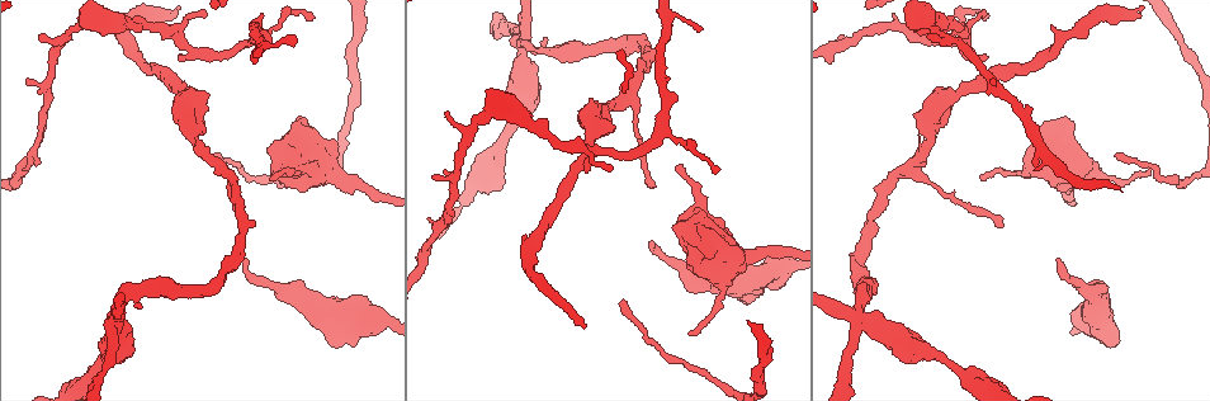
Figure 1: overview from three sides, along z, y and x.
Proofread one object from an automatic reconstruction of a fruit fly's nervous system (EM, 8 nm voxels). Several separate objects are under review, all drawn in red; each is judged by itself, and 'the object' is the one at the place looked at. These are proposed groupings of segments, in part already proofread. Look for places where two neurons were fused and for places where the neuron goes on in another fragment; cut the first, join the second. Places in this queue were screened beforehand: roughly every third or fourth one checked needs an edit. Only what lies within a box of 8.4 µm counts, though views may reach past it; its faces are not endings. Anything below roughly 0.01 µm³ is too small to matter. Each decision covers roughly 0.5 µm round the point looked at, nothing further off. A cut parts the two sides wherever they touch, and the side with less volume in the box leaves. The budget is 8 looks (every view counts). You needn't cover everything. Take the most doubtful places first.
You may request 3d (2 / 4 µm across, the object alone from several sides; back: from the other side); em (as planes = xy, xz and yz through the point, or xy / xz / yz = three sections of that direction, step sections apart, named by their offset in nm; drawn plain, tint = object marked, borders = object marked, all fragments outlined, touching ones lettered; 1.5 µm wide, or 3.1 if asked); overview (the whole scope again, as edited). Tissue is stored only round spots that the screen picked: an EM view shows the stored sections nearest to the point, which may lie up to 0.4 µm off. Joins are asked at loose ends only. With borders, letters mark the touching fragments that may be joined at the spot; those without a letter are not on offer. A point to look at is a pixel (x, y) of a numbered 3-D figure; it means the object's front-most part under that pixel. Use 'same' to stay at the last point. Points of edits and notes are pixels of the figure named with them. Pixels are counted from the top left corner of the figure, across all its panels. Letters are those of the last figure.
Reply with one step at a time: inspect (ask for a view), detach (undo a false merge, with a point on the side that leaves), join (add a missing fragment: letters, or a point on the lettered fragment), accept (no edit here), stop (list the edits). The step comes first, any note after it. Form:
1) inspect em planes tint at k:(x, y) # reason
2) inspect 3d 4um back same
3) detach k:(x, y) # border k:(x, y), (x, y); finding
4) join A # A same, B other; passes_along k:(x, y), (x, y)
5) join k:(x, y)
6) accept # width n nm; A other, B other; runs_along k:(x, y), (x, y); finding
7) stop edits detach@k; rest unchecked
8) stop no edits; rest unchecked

inspect em planes borders at 1:(654, 242) # tapers out

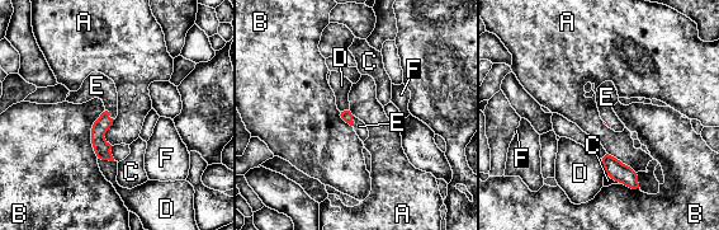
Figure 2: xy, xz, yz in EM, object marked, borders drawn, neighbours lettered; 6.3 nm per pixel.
join E # A other, B other, C other, D other, E same, F other; it goes on there

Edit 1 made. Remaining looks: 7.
inspect overview # see it whole again

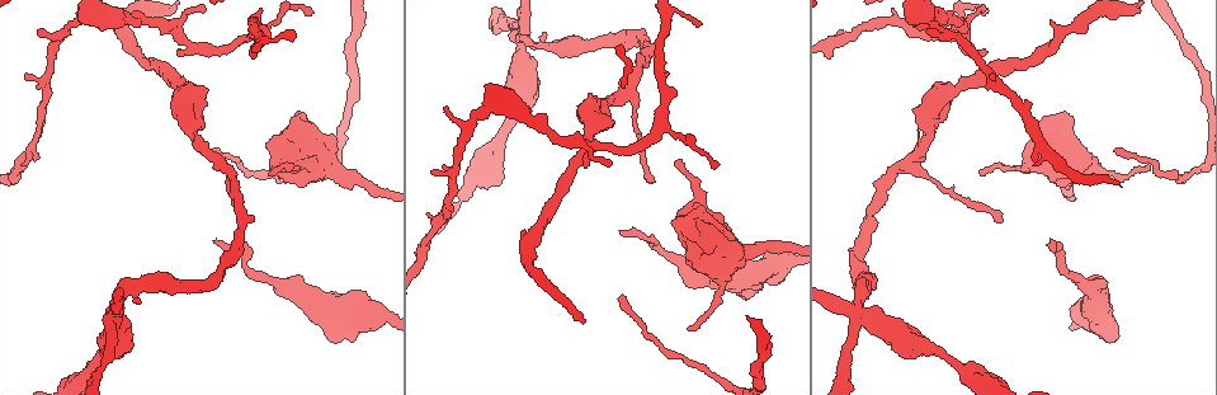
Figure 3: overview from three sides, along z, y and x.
inspect 3d 2um back at 3:(116, 316) # sudden change in width

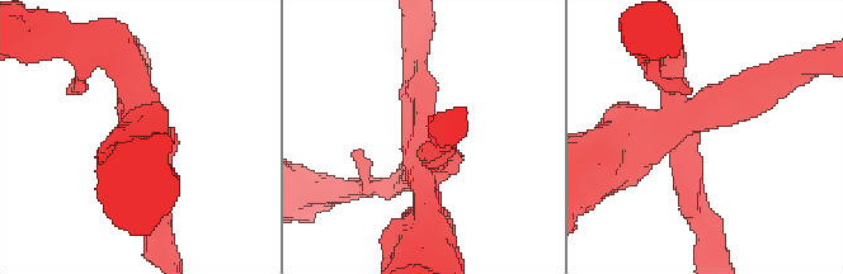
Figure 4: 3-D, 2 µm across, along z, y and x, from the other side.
inspect em yz step 4 tint at 4:(142, 129) # arms 4

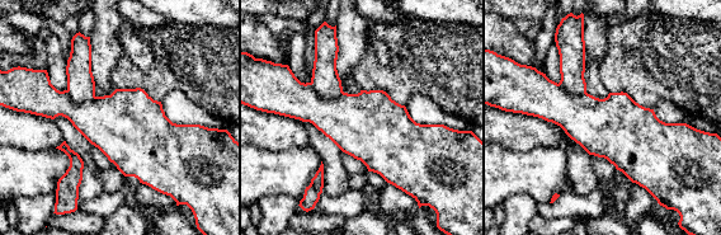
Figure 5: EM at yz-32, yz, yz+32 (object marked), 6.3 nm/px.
inspect em planes borders same

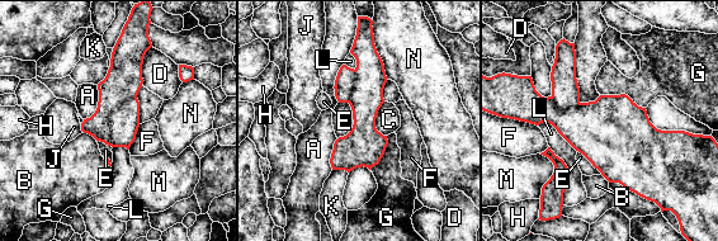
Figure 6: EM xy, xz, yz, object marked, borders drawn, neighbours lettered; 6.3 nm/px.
detach 6:(123, 121) # longest_contact G 300 nm; A other, B other, C other, D other, E other, F other, G other, H other, J other, K other, L other, M other, N other; two neurons meet here

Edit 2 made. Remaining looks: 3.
inspect overview

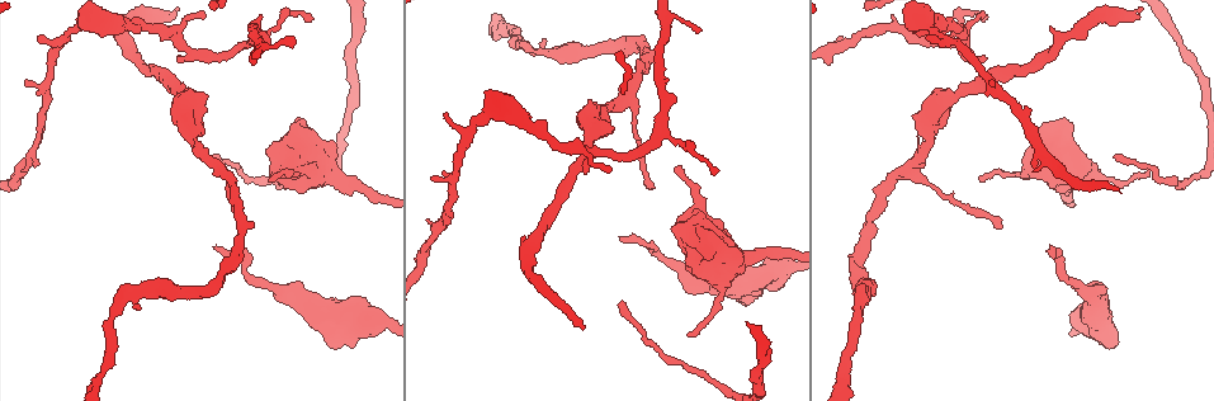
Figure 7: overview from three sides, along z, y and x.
inspect em yz step 8 tint at 7:(1025, 172) # thick turns thin

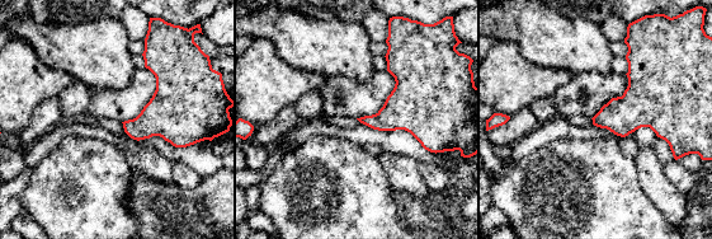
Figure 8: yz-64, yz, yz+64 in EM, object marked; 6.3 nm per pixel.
inspect em yz step 8 borders same

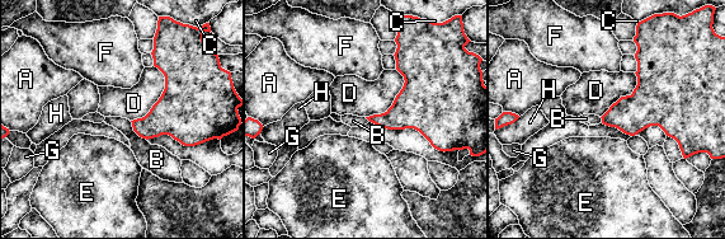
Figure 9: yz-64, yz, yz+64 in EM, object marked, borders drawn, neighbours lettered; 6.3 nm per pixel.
accept # A other, B other, C other, D other, E other, F other, G other, H other; one neuron here

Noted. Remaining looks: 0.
stop edits join@2, detach@6; rest unchecked

